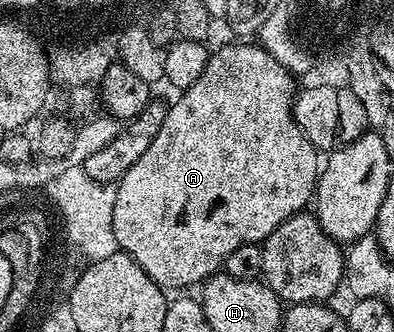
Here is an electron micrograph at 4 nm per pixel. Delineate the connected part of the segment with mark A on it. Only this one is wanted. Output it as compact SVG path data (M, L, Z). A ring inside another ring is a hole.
M234 42L208 55L207 65L205 71L201 73L201 78L197 78L193 86L182 89L176 95L179 97L176 98L175 105L172 103L168 107L165 122L161 122L161 130L157 130L157 138L149 142L149 150L145 150L145 154L141 154L141 158L137 158L137 162L133 162L133 166L129 166L127 173L117 182L112 226L118 251L133 257L141 266L141 270L145 270L145 274L149 274L149 278L153 278L153 282L157 282L164 290L172 290L171 288L187 290L190 284L202 285L210 276L214 276L222 269L225 258L229 258L229 254L233 254L237 246L259 244L266 240L269 234L273 234L273 230L277 230L281 222L304 211L312 203L315 186L319 183L321 153L311 145L309 138L305 138L301 126L297 126L295 121L293 105L297 95L296 77L264 47L258 43L255 43L256 45L247 43L251 42Z

